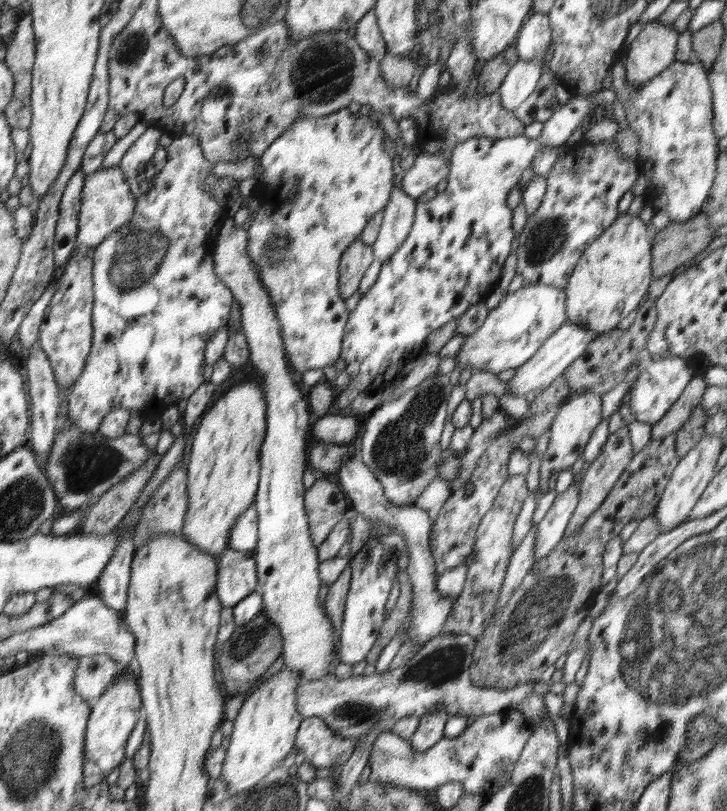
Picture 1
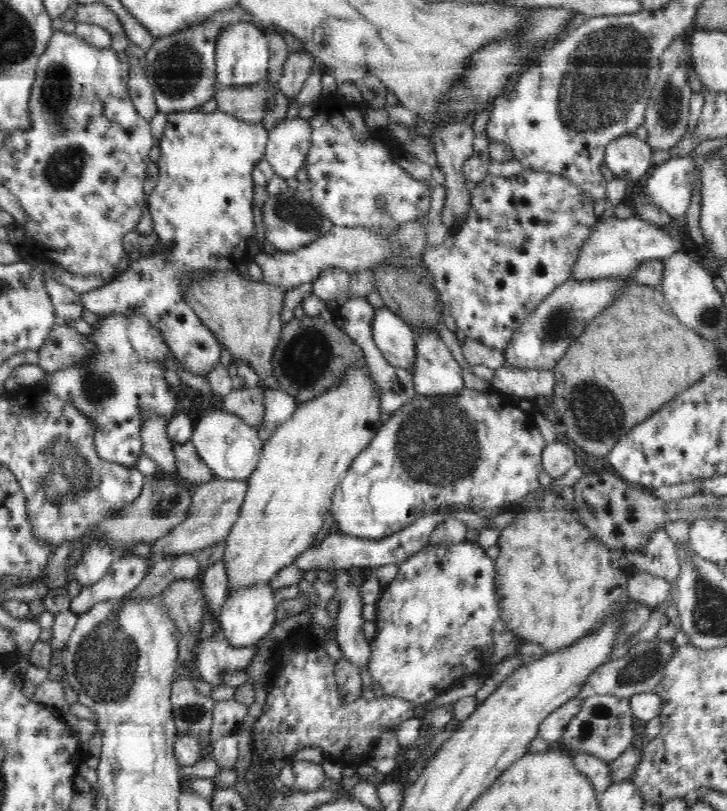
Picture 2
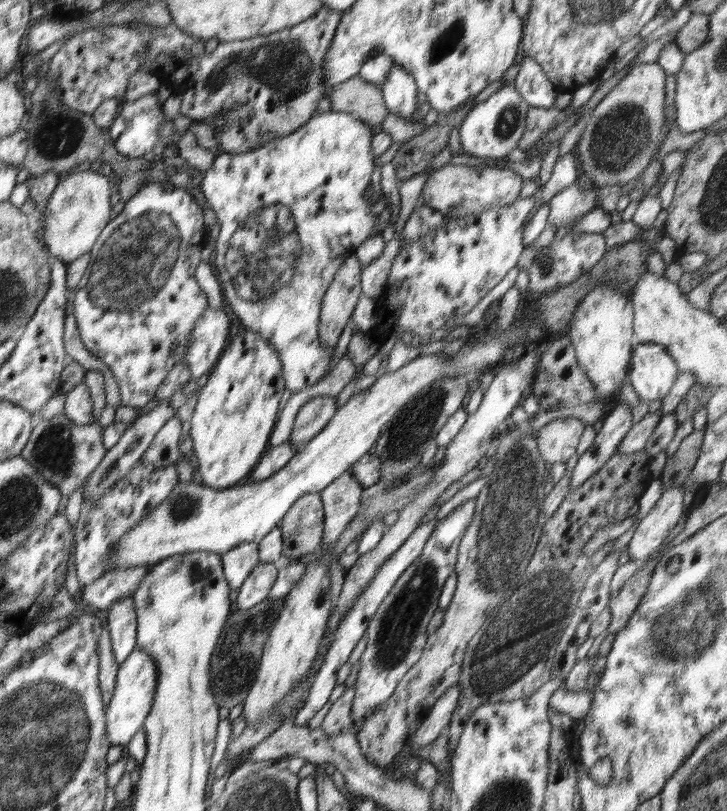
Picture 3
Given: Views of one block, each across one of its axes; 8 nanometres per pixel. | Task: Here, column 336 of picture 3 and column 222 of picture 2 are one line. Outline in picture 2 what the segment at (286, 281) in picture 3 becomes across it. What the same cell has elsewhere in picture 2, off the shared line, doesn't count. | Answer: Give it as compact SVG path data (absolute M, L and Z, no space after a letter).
M221 111L216 112L170 112L168 115L168 124L164 129L164 136L160 142L161 156L158 158L157 164L160 170L158 185L151 194L148 195L145 200L147 201L147 209L150 211L153 220L153 232L158 235L161 241L161 247L150 252L146 255L148 258L141 258L132 262L128 266L122 268L116 280L112 280L110 283L101 285L99 288L94 288L94 290L88 290L88 292L82 292L79 294L80 300L84 305L86 310L91 310L97 315L111 315L116 313L116 315L122 315L124 317L132 311L140 317L146 317L152 327L160 329L162 331L162 337L164 341L168 343L170 351L172 351L173 359L179 360L183 368L190 371L194 375L200 375L207 377L209 372L215 367L215 364L220 360L220 348L221 345L217 340L215 334L207 327L202 324L202 321L196 316L196 313L185 303L183 299L183 294L185 293L185 288L183 284L187 283L192 277L205 277L208 273L213 273L214 271L236 271L239 269L244 269L249 263L254 263L254 257L250 256L249 250L247 250L248 242L252 240L252 235L255 232L254 229L254 214L252 213L252 202L253 202L253 190L255 188L254 179L252 179L252 172L254 168L258 166L258 163L265 157L266 154L266 144L268 144L268 132L264 128L262 123L246 123L234 116L225 114Z

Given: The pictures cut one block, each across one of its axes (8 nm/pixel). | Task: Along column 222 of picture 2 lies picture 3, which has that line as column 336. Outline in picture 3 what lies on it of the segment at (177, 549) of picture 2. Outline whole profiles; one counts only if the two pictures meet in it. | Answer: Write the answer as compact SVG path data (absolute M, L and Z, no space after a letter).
M346 471L319 492L325 518L322 547L329 549L334 546L340 533L350 524L358 512L362 490L356 477Z

